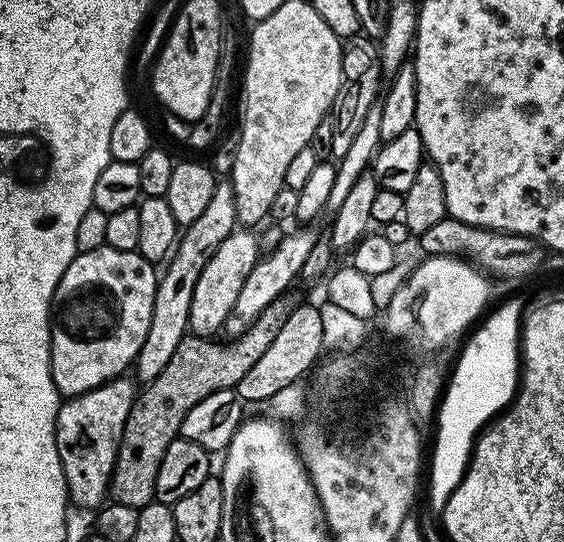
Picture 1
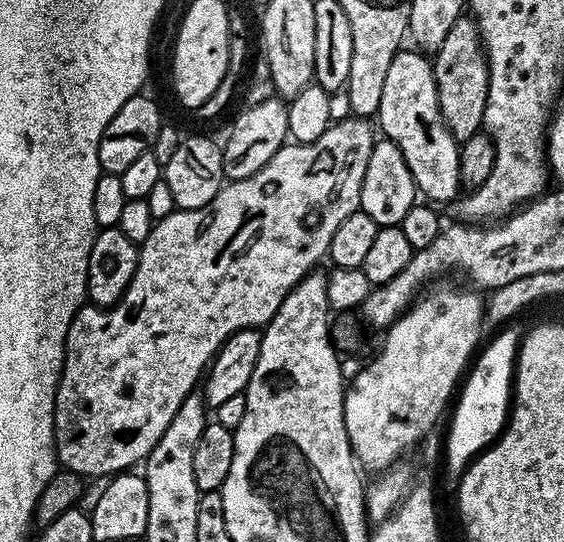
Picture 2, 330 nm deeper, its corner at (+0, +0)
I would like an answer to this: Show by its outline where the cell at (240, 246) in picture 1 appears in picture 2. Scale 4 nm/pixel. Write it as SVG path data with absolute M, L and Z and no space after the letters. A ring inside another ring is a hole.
M349 118L330 125L326 134L322 134L322 138L318 138L312 144L285 143L284 147L274 154L274 158L270 158L270 162L266 162L266 166L258 170L258 174L250 174L250 178L225 183L220 193L206 206L177 210L166 218L155 221L150 234L143 244L139 245L140 257L134 270L134 278L130 278L128 288L120 301L111 308L101 308L91 302L80 307L74 314L70 330L66 334L64 369L60 371L60 385L56 388L54 410L56 459L67 471L77 472L81 478L89 478L88 476L111 478L147 460L150 450L158 446L158 438L166 434L170 418L178 414L178 406L182 406L182 402L201 383L213 356L219 352L228 338L243 328L263 329L265 324L271 322L278 306L282 306L282 298L286 298L286 294L290 294L293 286L319 265L316 263L320 259L328 256L328 247L334 238L334 230L338 230L343 220L360 207L362 178L366 174L366 162L370 162L374 143L372 128L368 124L371 123L364 118Z

